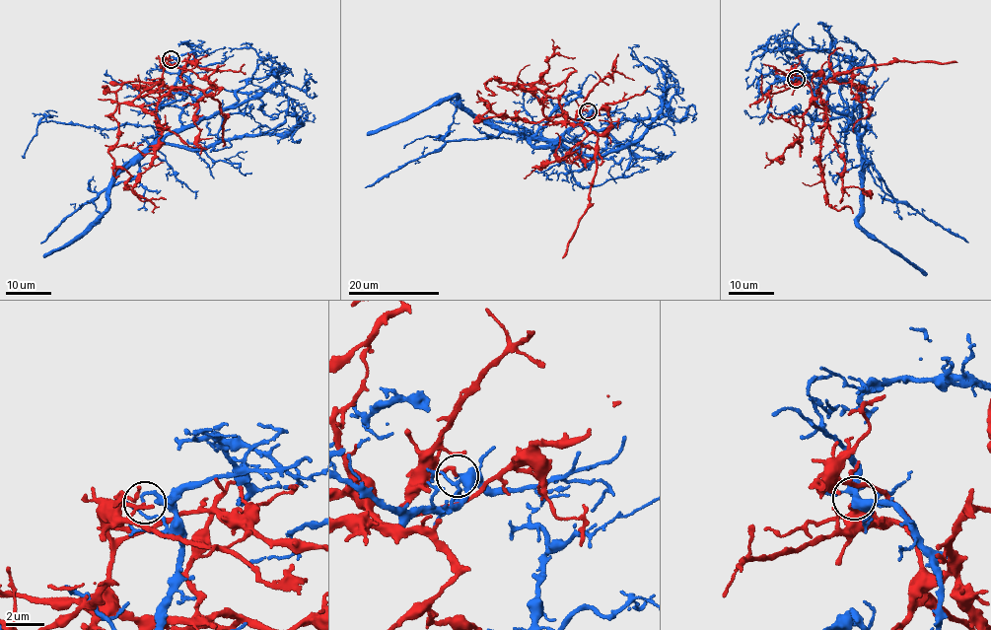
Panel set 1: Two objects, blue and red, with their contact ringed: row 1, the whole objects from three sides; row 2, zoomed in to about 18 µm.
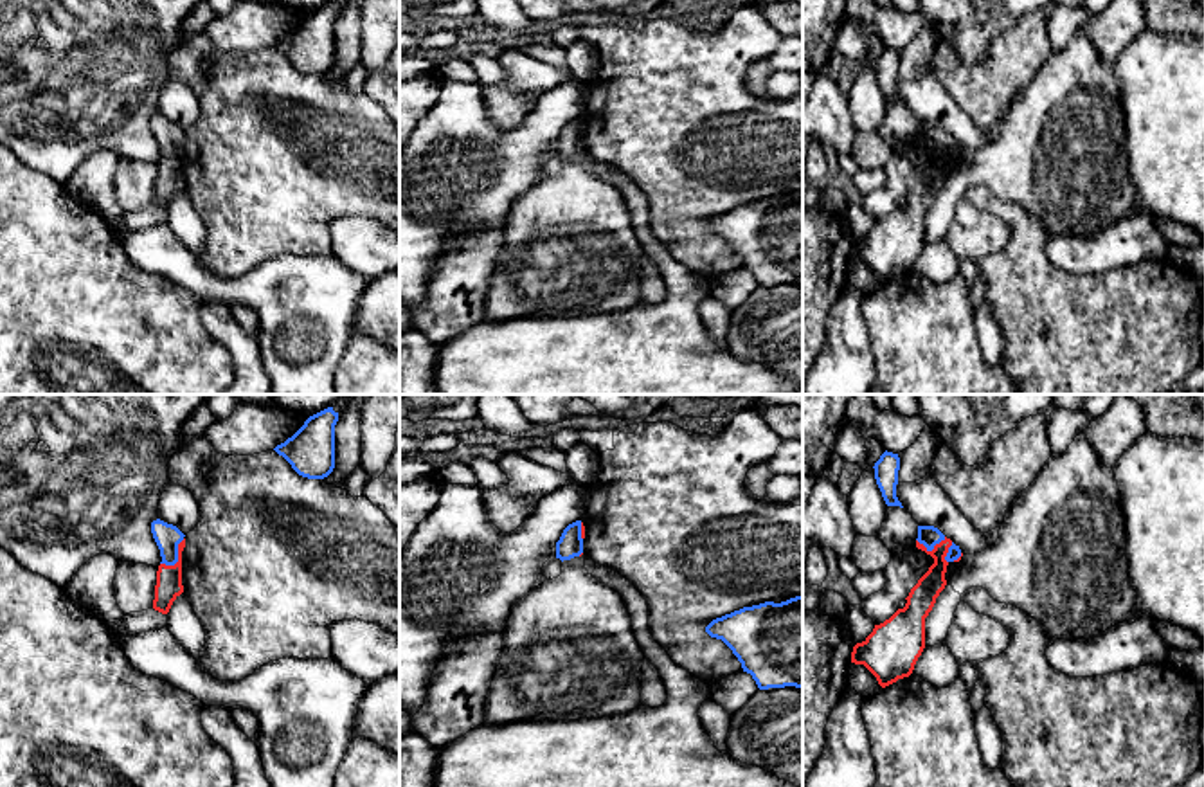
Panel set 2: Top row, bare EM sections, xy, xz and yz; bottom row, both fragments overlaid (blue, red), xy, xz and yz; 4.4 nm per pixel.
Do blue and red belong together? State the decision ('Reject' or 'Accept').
Reject

